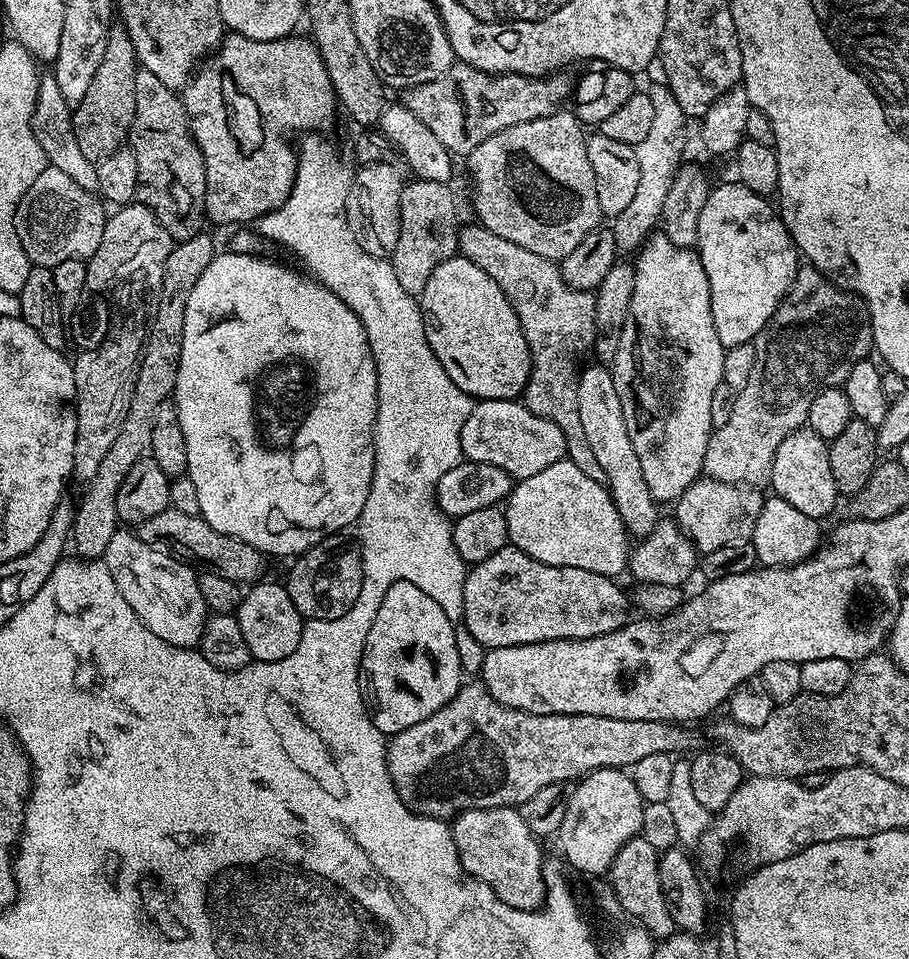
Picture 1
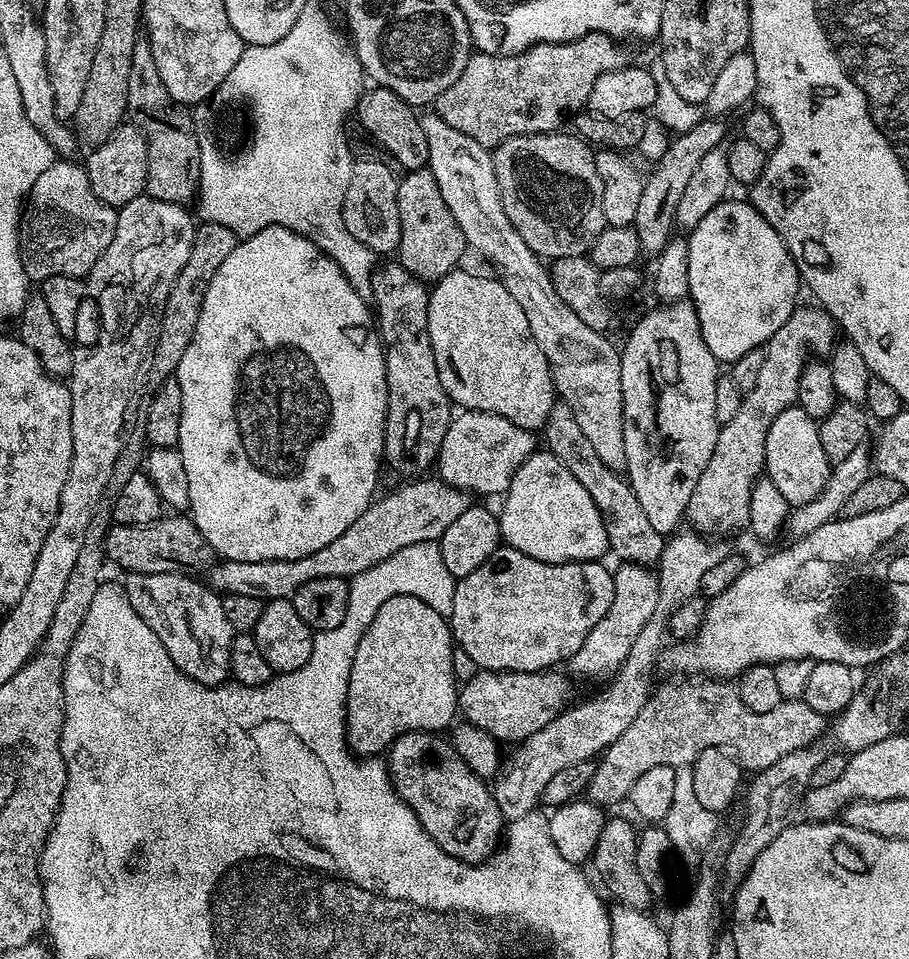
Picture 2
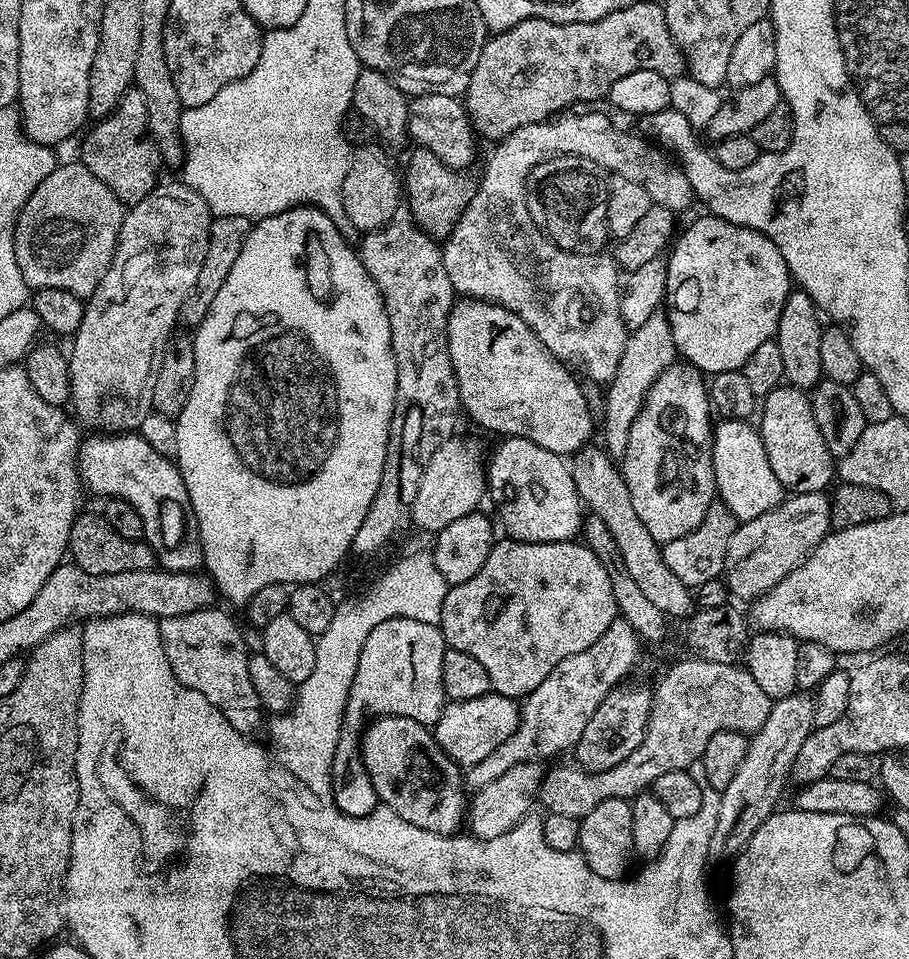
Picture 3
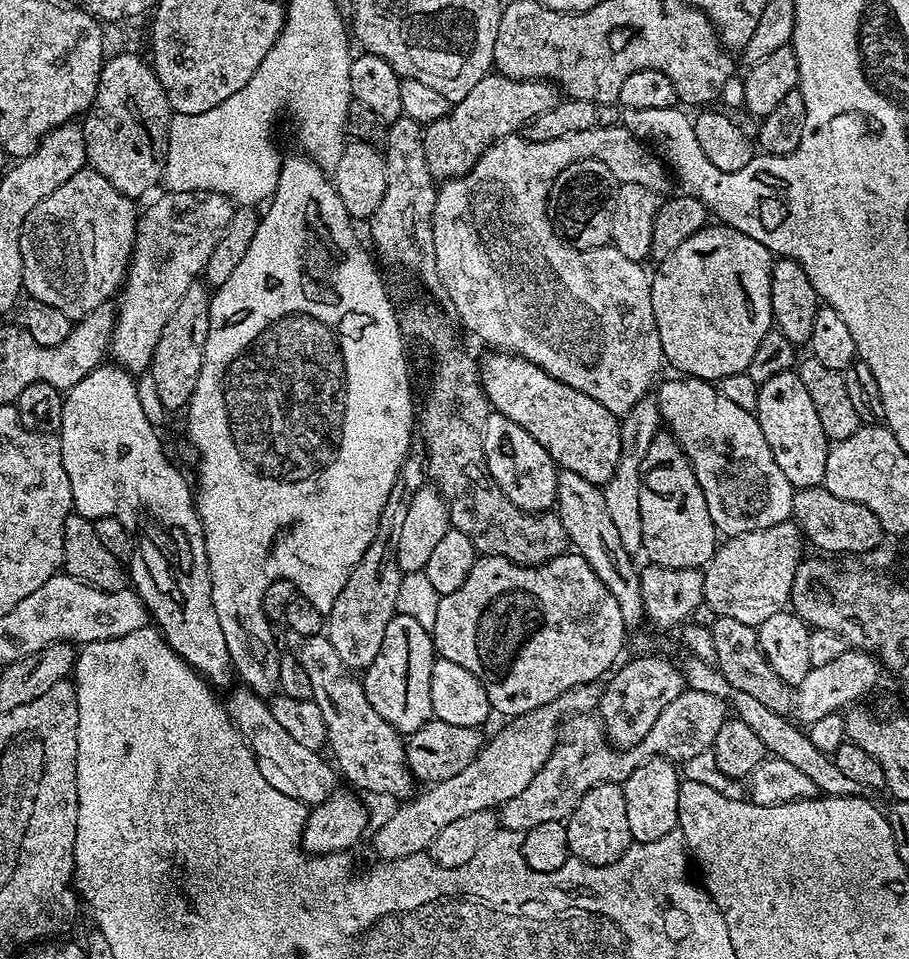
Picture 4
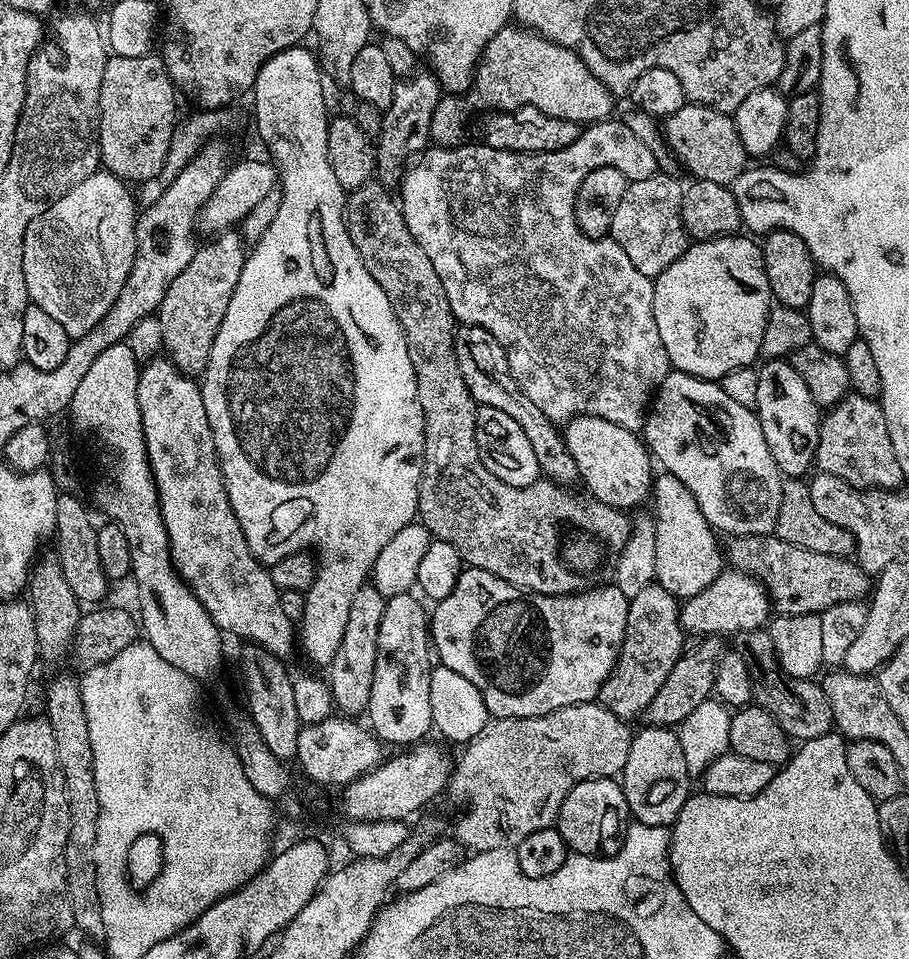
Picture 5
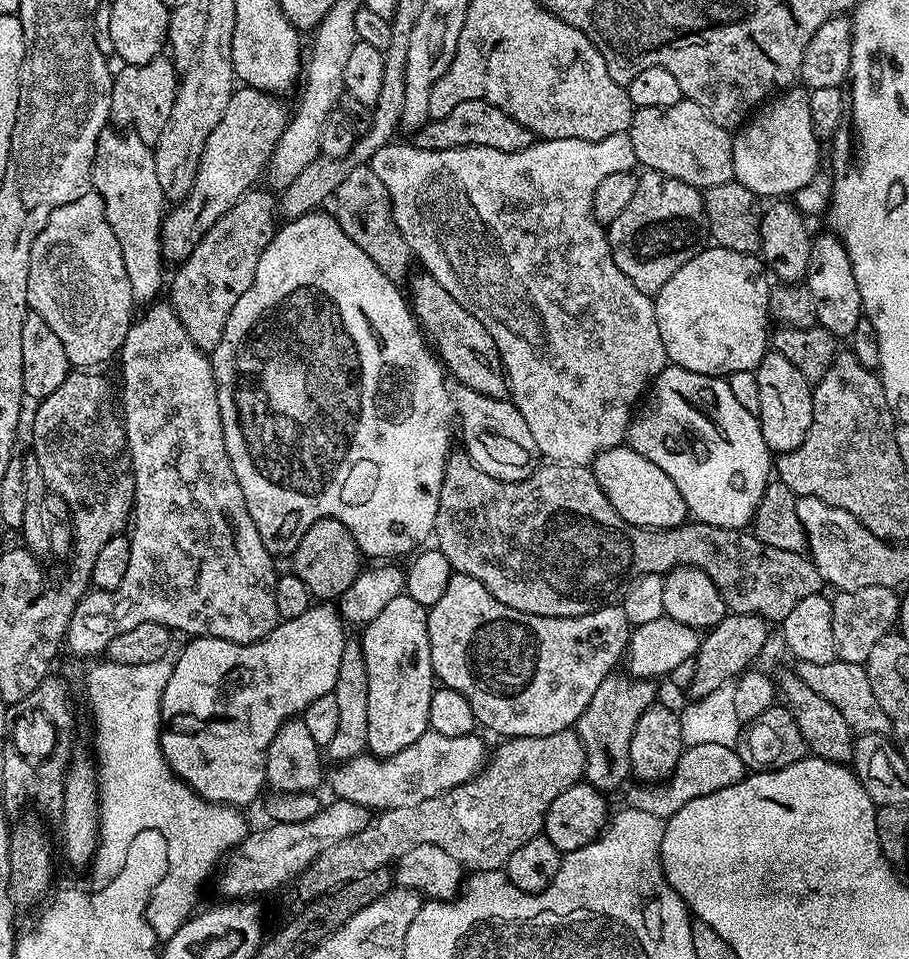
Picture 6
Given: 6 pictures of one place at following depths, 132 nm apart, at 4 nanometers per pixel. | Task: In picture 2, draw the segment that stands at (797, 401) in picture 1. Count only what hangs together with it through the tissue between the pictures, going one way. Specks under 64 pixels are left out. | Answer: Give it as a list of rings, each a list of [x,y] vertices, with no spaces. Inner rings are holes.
[[[797,306],[764,345],[764,361],[758,382],[754,390],[744,393],[738,414],[720,426],[718,442],[714,442],[714,454],[710,454],[710,462],[706,462],[706,470],[702,470],[698,486],[694,486],[694,494],[690,494],[684,515],[695,531],[712,534],[708,532],[736,532],[739,528],[748,528],[750,494],[764,472],[766,430],[770,430],[770,422],[774,422],[782,410],[797,403],[800,375],[809,363],[808,355],[817,352],[820,355],[817,357],[827,357],[837,343],[836,332],[838,336],[836,321],[823,308]]]

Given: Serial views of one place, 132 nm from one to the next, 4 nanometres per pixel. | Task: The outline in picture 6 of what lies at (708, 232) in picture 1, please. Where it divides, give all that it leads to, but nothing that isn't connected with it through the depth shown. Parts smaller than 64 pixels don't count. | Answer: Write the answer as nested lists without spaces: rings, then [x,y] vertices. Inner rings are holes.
[[[715,246],[701,248],[654,297],[658,334],[662,334],[662,346],[666,346],[669,361],[675,367],[703,376],[727,378],[738,370],[755,372],[770,348],[769,287],[770,276],[759,255]]]

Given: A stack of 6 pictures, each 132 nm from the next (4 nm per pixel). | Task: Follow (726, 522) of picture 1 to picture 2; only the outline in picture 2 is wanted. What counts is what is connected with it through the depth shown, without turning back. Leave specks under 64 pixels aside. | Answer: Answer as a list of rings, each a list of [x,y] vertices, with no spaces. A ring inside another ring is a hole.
[[[677,530],[667,537],[656,572],[658,606],[654,606],[650,622],[642,626],[638,638],[634,638],[634,646],[630,646],[630,654],[611,677],[612,685],[581,704],[573,703],[565,707],[554,718],[554,722],[542,726],[538,734],[530,734],[530,738],[522,741],[517,747],[520,749],[509,760],[507,757],[495,781],[497,784],[494,784],[494,795],[505,821],[511,822],[530,814],[541,803],[546,786],[550,783],[550,778],[554,778],[554,774],[560,773],[565,766],[574,766],[574,762],[596,760],[630,727],[630,722],[638,718],[642,706],[646,706],[654,691],[652,671],[656,668],[656,659],[665,655],[670,644],[668,623],[674,610],[678,610],[682,602],[697,596],[706,570],[711,570],[717,562],[722,562],[722,558],[730,554],[730,548],[726,545],[711,544],[708,541],[711,539],[695,530],[684,531]]]

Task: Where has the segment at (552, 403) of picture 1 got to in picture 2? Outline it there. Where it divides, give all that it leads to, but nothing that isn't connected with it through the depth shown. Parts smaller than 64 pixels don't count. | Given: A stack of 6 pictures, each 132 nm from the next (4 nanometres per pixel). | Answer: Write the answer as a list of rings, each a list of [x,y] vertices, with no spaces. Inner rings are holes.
[[[587,255],[563,256],[550,264],[552,285],[558,298],[562,298],[562,302],[566,302],[566,306],[570,306],[570,310],[590,326],[590,330],[602,333],[609,331],[608,327],[616,316],[616,304],[622,303],[639,286],[640,276],[636,271],[635,267],[605,270],[594,266]],[[557,402],[550,410],[542,429],[547,451],[552,452],[582,486],[586,486],[586,494],[594,498],[594,506],[598,506],[598,514],[602,514],[602,526],[606,526],[606,538],[611,555],[621,556],[621,561],[629,564],[652,566],[659,561],[664,552],[665,537],[646,519],[646,510],[638,503],[634,490],[627,479],[617,469],[606,466],[598,453],[590,447],[589,440],[582,434],[578,421],[570,410],[570,406]]]

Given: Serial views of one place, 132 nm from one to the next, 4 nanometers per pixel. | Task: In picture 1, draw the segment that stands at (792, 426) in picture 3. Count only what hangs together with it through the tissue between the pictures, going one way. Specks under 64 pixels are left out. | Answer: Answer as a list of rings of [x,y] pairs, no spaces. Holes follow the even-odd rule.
[[[810,427],[799,428],[784,439],[778,446],[778,454],[774,454],[772,474],[770,477],[771,491],[781,496],[794,510],[802,510],[810,518],[823,521],[836,508],[838,493],[834,486],[834,474],[830,471],[828,444]]]

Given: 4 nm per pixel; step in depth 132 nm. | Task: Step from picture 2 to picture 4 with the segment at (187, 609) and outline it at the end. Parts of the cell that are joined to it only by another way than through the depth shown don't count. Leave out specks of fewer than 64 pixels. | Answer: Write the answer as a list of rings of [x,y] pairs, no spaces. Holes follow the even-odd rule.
[[[243,686],[237,688],[232,701],[227,701],[226,708],[230,713],[232,725],[238,729],[240,737],[256,757],[256,765],[262,778],[266,778],[266,782],[270,782],[274,790],[282,790],[282,794],[301,800],[306,806],[324,803],[333,792],[337,791],[337,769],[327,759],[324,761],[320,752],[298,743],[274,719],[274,714],[270,714],[270,703],[265,697],[255,696],[251,690]]]

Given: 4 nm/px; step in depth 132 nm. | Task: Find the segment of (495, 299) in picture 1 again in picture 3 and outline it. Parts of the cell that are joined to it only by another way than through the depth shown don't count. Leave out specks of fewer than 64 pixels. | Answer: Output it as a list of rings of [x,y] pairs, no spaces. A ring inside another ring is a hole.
[[[457,299],[448,314],[448,345],[450,362],[458,382],[461,409],[480,428],[497,432],[497,437],[517,436],[542,446],[565,458],[571,457],[589,443],[592,436],[592,412],[588,400],[572,377],[573,369],[559,360],[541,342],[538,334],[510,310],[492,304],[489,300]]]

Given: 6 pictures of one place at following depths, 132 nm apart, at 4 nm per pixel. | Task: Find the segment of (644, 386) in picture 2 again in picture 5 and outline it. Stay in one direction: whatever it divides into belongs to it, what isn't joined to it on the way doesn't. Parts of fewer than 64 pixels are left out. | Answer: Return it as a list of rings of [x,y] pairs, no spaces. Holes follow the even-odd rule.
[[[661,471],[655,477],[650,500],[656,503],[655,583],[670,590],[670,594],[674,594],[681,602],[694,594],[702,594],[702,590],[706,590],[706,586],[710,586],[710,582],[714,582],[714,578],[718,578],[722,571],[722,544],[715,540],[717,537],[712,525],[702,514],[694,494],[690,494],[690,490],[686,490],[678,478],[666,471]]]

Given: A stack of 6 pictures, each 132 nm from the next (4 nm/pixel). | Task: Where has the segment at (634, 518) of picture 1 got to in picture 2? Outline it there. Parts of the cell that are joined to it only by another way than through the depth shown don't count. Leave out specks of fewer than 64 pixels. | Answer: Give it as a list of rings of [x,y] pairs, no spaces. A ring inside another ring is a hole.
[[[435,114],[420,116],[422,134],[426,134],[428,147],[428,169],[434,174],[434,182],[438,182],[438,190],[442,190],[442,199],[454,214],[454,222],[464,235],[464,243],[480,256],[485,256],[497,268],[498,278],[514,294],[518,306],[526,314],[526,322],[530,324],[530,334],[534,334],[534,342],[538,342],[538,350],[546,354],[546,362],[550,366],[552,381],[556,387],[557,397],[570,406],[574,418],[582,434],[590,442],[590,447],[598,453],[598,458],[606,462],[606,466],[617,470],[626,469],[626,438],[624,437],[624,403],[622,402],[622,370],[620,369],[620,353],[617,345],[612,345],[605,333],[590,330],[562,298],[552,285],[552,277],[545,261],[536,255],[526,242],[522,242],[522,234],[514,230],[510,218],[506,218],[506,210],[502,210],[502,194],[498,194],[498,178],[494,174],[494,162],[489,149],[483,148],[470,134],[462,134],[442,118]]]

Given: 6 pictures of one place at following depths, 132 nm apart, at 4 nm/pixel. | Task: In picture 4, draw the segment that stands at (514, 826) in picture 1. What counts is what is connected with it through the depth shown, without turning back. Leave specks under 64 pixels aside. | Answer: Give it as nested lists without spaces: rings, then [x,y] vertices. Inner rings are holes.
[[[327,635],[297,636],[294,643],[296,645],[290,648],[291,655],[296,656],[298,662],[302,662],[302,670],[306,670],[306,675],[310,677],[311,700],[318,706],[318,710],[322,710],[322,722],[326,722],[326,734],[328,735],[327,747],[332,748],[333,757],[331,756],[331,759],[339,775],[343,779],[345,776],[353,784],[351,785],[353,789],[365,788],[366,791],[377,792],[380,796],[393,796],[396,802],[407,801],[414,792],[412,789],[414,777],[408,765],[405,737],[397,732],[394,726],[390,726],[390,722],[386,722],[386,718],[382,718],[382,714],[378,714],[374,706],[370,706],[364,693],[363,683],[357,677],[355,680],[352,677],[355,675],[342,663],[338,654],[334,654],[334,646],[330,646]]]

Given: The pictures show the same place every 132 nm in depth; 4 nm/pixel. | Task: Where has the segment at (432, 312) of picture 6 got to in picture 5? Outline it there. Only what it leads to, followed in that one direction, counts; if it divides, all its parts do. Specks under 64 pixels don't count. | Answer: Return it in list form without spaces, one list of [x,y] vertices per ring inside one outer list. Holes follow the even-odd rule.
[[[460,324],[456,329],[456,357],[458,370],[462,370],[462,378],[466,382],[466,390],[476,400],[477,405],[502,410],[509,418],[514,418],[518,426],[522,426],[522,434],[530,442],[534,450],[534,458],[538,458],[541,477],[555,481],[556,484],[572,486],[579,481],[578,465],[566,446],[561,429],[518,386],[514,374],[510,370],[510,362],[506,358],[506,350],[490,330],[477,324]]]

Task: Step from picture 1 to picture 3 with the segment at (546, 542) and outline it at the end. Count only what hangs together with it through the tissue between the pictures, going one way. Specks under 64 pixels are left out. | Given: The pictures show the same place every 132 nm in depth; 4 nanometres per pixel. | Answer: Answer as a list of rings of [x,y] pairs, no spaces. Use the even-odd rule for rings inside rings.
[[[517,436],[501,439],[499,443],[486,464],[486,488],[508,531],[505,533],[511,539],[535,544],[576,540],[581,535],[586,512],[565,457]]]

